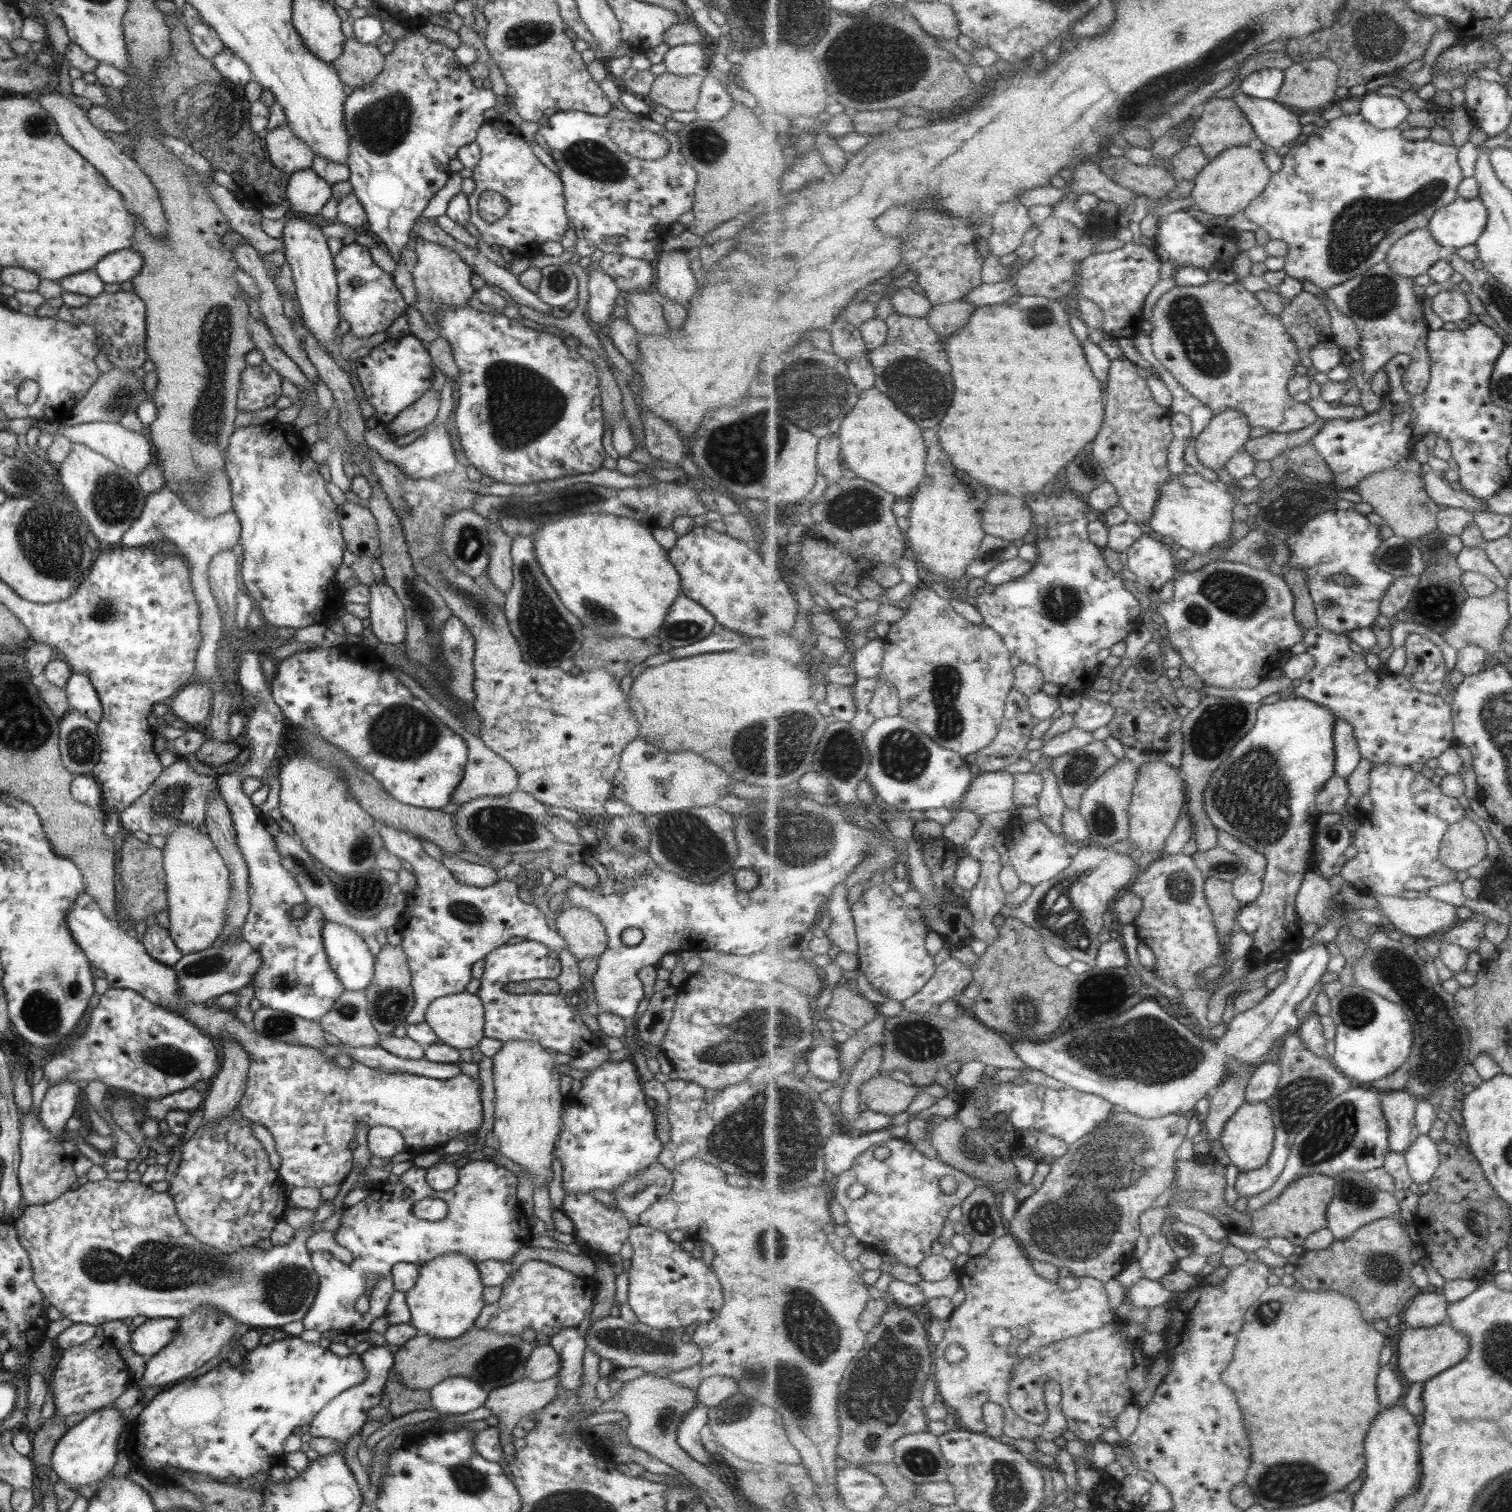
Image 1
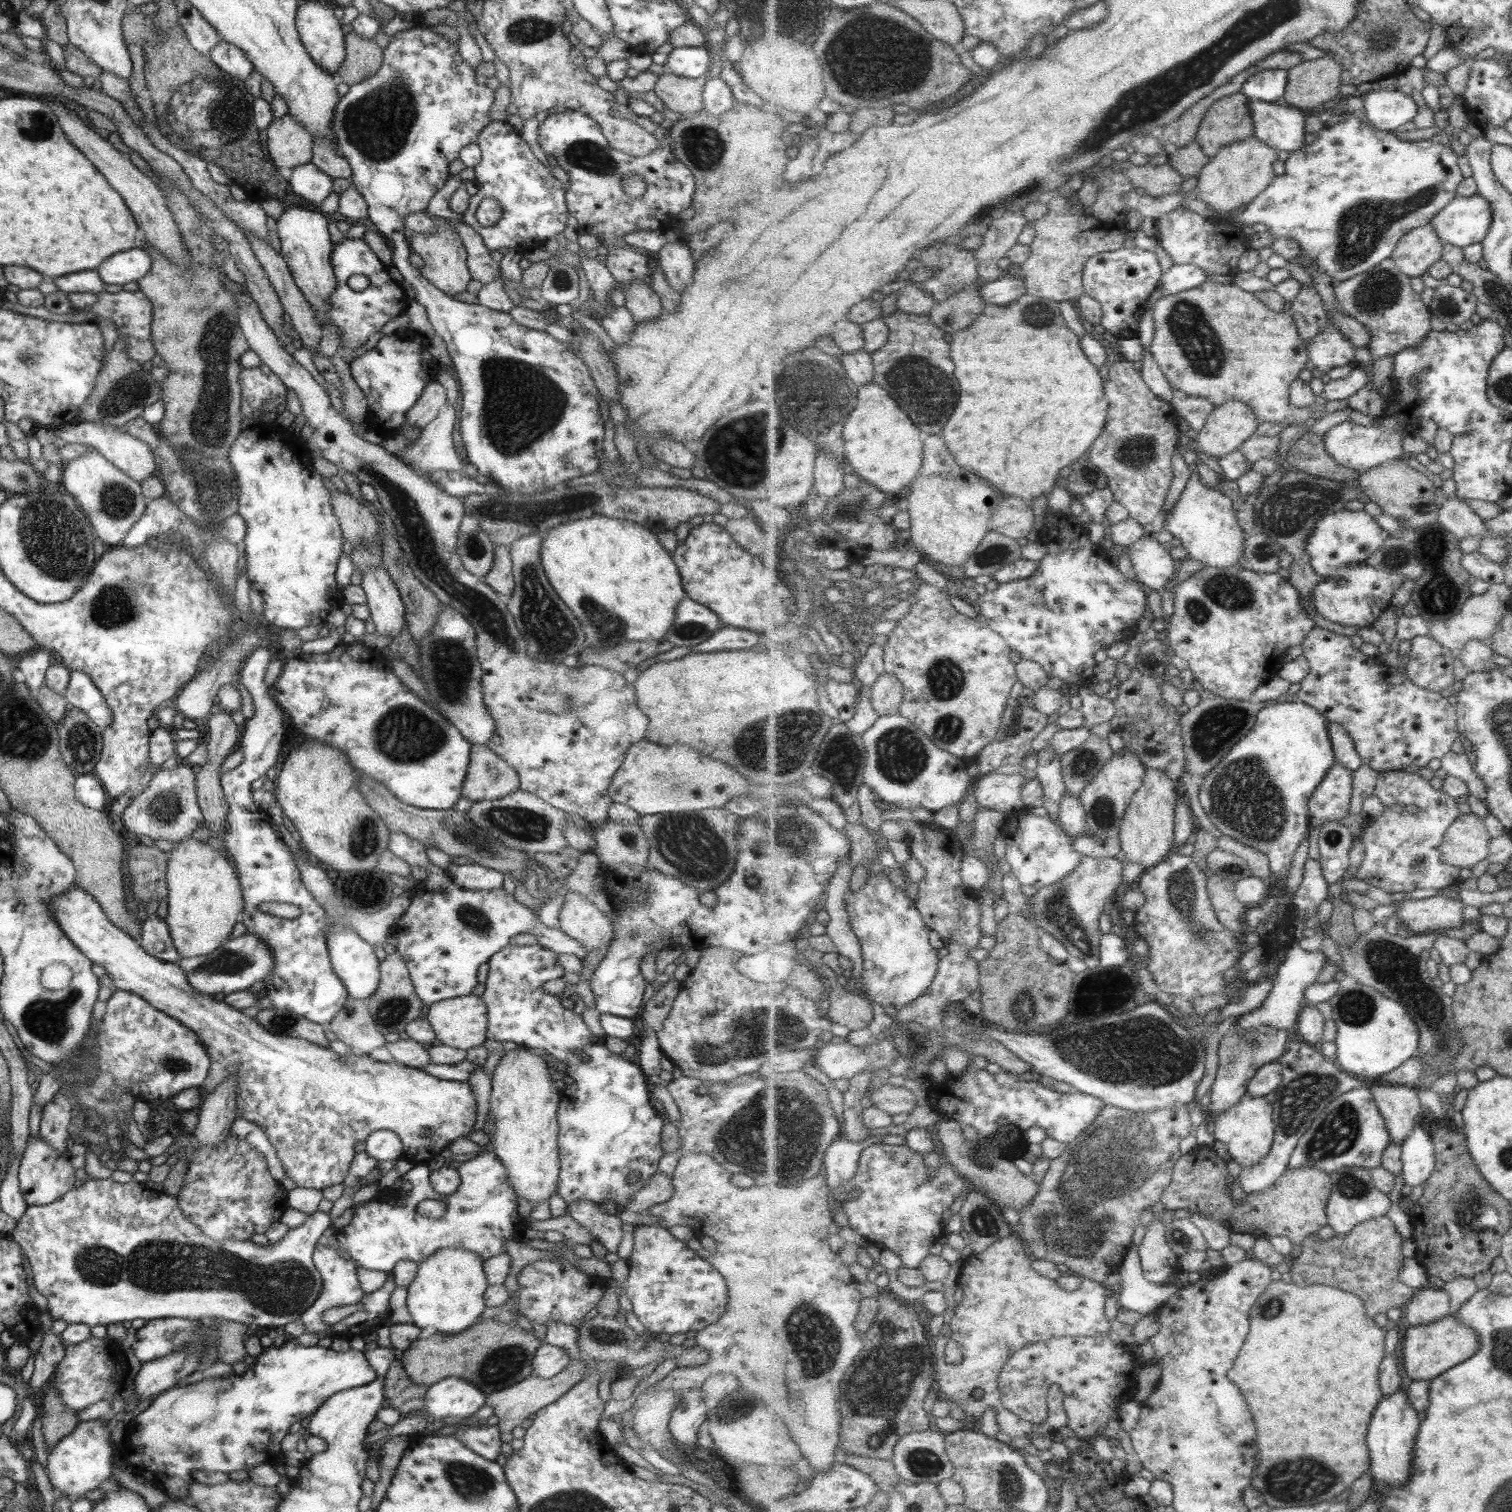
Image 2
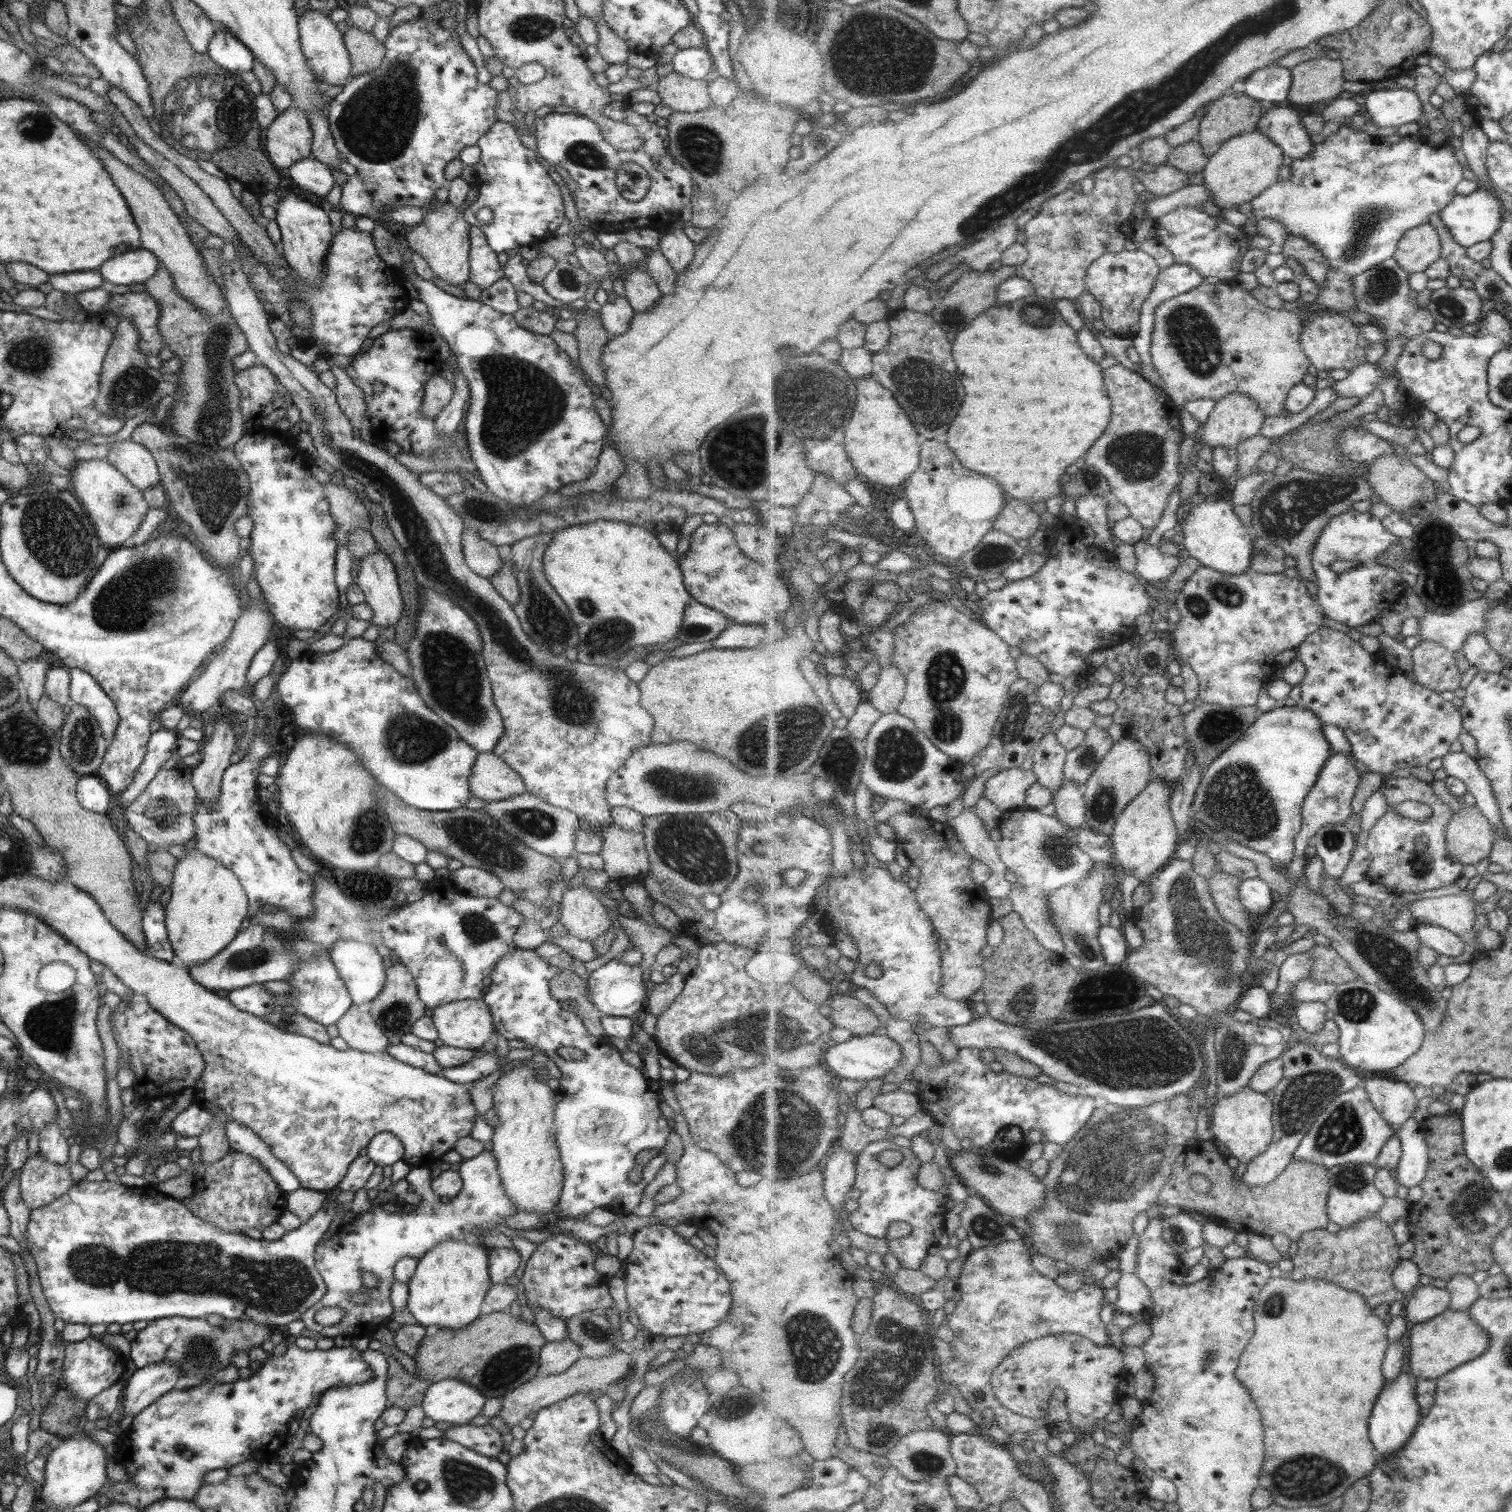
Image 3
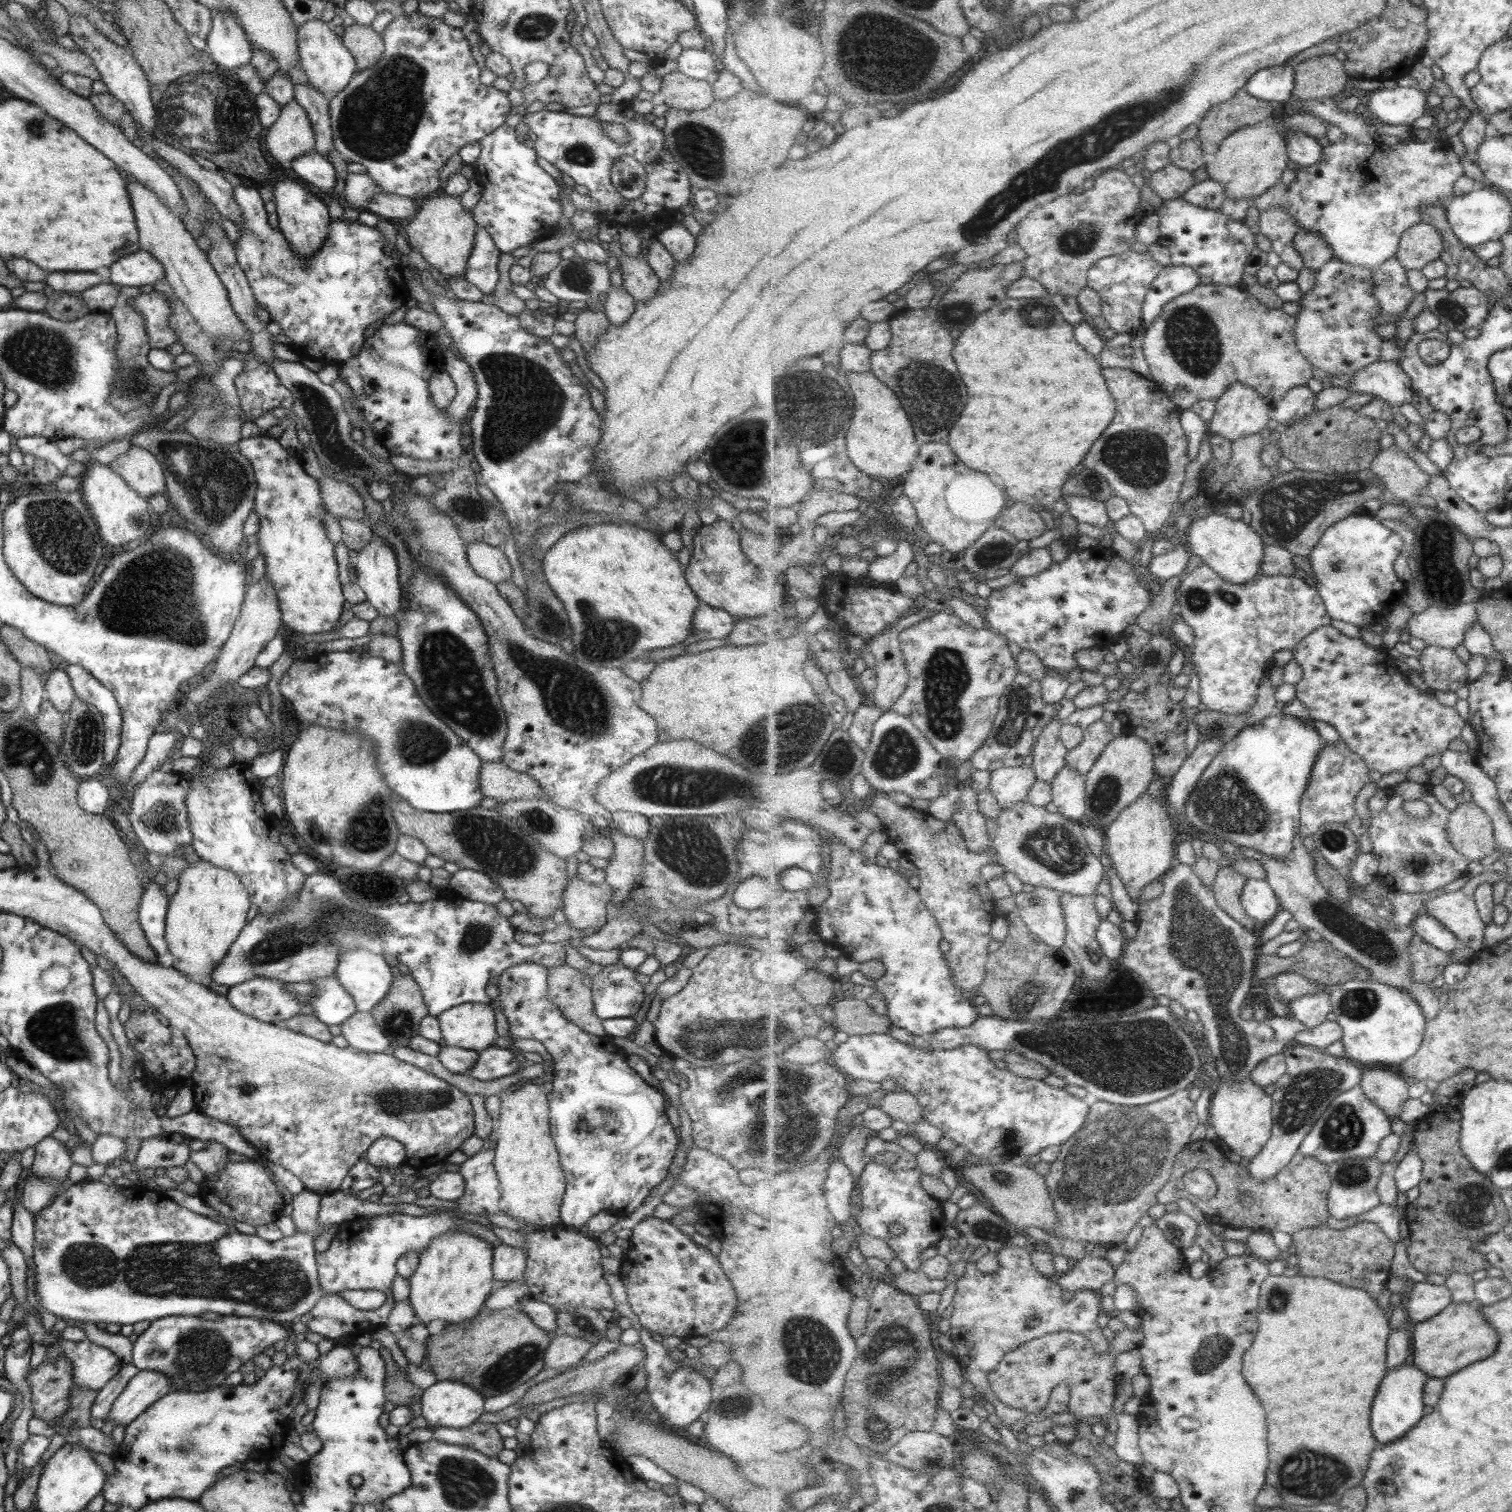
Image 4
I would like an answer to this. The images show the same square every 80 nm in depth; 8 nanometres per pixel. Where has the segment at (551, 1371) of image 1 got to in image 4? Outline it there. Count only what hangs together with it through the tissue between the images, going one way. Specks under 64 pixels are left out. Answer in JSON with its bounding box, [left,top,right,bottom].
[543,1334,593,1368]

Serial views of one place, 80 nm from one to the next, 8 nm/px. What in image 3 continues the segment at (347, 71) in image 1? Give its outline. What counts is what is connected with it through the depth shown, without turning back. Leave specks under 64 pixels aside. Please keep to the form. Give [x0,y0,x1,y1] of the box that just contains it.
[342,27,384,78]

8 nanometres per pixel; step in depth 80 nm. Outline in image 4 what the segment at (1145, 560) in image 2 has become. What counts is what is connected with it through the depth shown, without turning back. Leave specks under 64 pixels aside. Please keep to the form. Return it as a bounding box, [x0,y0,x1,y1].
[1147,548,1192,582]

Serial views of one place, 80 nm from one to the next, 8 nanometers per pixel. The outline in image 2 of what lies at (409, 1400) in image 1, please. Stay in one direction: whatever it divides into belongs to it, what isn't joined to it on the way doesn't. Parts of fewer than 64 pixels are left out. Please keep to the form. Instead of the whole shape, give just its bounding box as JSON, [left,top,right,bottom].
[384,1358,428,1416]

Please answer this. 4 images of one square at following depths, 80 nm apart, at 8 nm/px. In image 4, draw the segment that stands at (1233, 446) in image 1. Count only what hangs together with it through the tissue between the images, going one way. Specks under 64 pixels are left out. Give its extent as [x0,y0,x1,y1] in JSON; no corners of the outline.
[1209,382,1273,441]

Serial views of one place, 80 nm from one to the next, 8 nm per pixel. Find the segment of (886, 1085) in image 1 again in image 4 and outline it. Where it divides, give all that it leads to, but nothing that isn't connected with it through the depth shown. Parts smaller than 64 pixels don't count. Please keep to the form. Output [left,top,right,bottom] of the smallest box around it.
[878,1089,924,1126]

